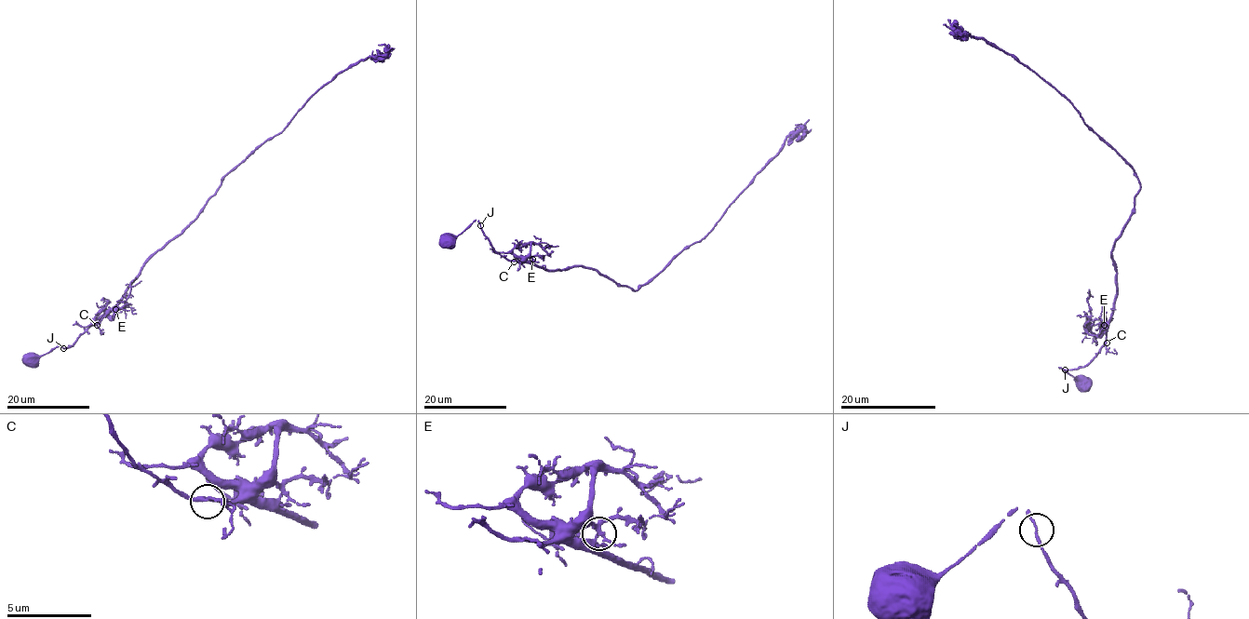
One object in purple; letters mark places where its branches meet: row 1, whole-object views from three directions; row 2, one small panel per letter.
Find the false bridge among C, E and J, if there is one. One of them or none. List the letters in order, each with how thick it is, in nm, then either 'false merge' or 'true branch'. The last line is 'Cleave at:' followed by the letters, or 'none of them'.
C: 200 nm | true branch
E: 280 nm | true branch
J: 140 nm | true branch
Cleave at: none of them

